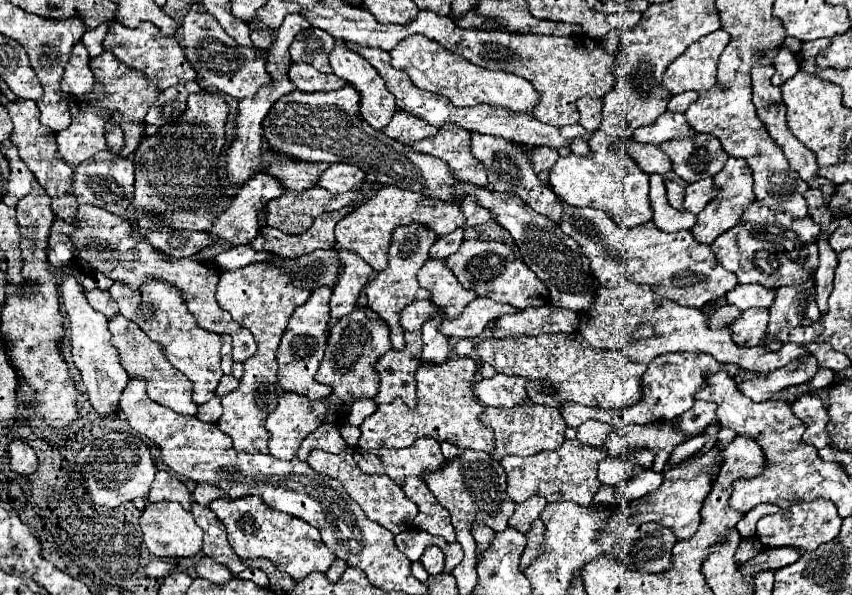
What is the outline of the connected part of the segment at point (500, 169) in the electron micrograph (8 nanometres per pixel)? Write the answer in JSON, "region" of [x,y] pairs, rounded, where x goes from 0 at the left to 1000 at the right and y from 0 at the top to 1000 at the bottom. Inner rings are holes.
{"region":[[[553,225],[553,252],[555,252],[555,262],[562,266],[569,282],[572,282],[572,299],[574,299],[574,316],[581,319],[581,323],[602,323],[602,326],[609,326],[614,333],[616,343],[621,343],[628,356],[633,360],[640,360],[642,366],[649,366],[651,373],[656,373],[658,366],[658,343],[656,343],[656,333],[651,329],[651,323],[640,313],[630,292],[633,289],[640,289],[640,286],[647,286],[649,276],[656,269],[656,259],[654,252],[649,249],[628,249],[626,255],[619,255],[614,252],[609,242],[602,242],[593,232],[583,232],[583,229],[567,229],[567,225]]]}

